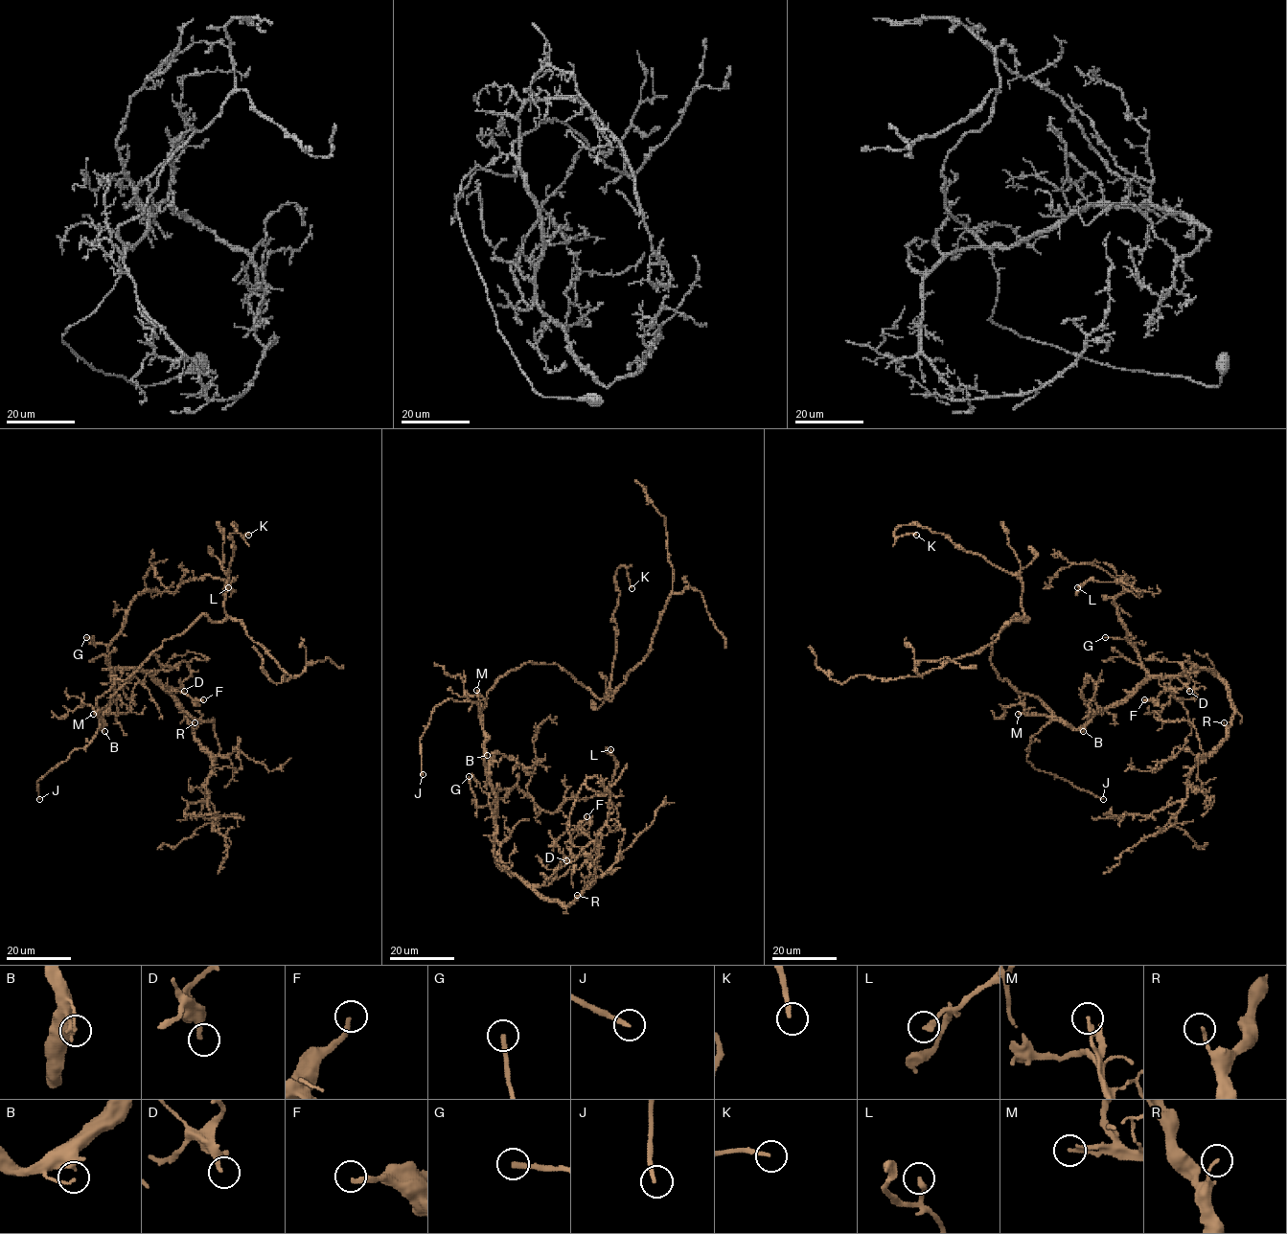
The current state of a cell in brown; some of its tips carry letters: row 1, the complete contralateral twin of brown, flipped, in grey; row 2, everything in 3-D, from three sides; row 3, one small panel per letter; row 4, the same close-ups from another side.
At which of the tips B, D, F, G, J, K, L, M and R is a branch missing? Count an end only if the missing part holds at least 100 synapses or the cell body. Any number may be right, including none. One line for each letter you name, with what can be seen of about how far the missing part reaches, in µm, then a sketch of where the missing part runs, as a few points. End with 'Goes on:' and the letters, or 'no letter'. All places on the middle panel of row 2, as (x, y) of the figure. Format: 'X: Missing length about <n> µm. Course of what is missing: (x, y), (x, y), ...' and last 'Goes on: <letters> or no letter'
J: Missing length about 35 µm. Course of what is missing: (423, 774), (434, 811), (450, 834), (459, 858)
M: Missing length about 130 µm
Goes on: J, M

